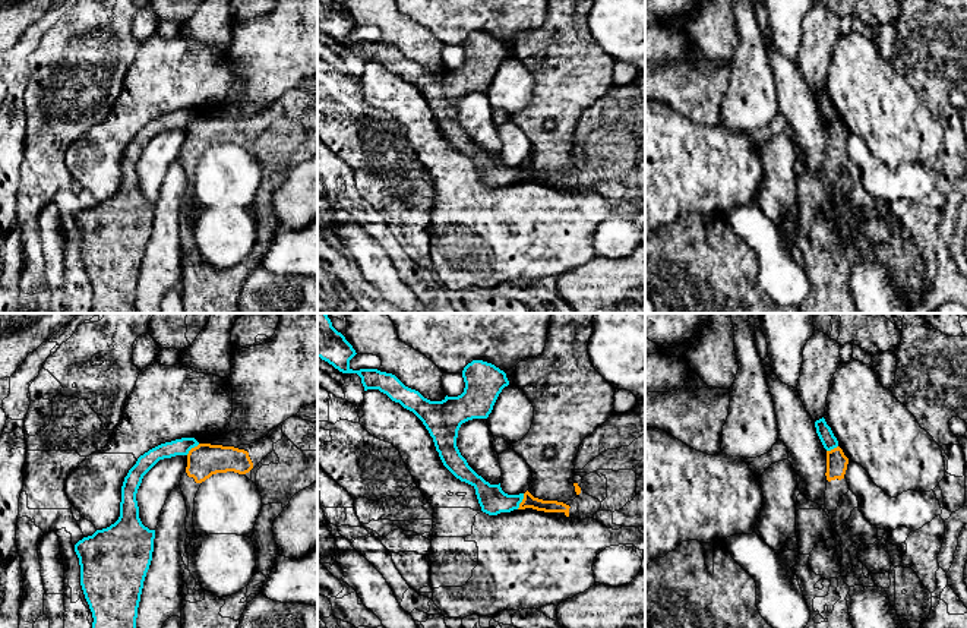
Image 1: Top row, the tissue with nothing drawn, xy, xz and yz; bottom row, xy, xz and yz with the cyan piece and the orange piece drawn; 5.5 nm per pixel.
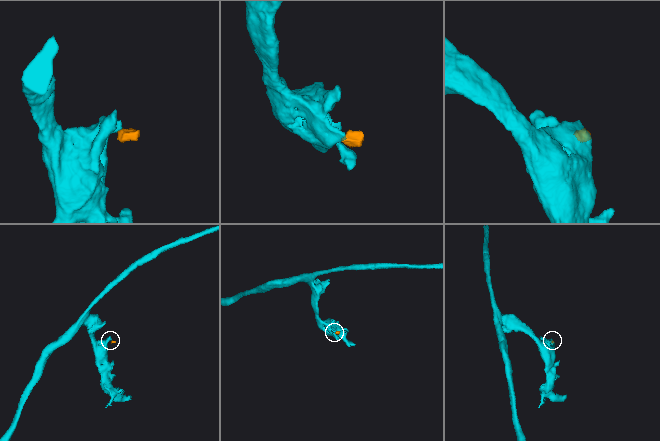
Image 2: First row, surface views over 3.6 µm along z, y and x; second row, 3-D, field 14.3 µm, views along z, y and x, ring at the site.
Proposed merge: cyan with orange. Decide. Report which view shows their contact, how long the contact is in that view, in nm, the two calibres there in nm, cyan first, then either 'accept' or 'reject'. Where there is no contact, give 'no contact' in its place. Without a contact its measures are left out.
contact in xz; length 100 nm; calibres 150 and 70 nm; reject

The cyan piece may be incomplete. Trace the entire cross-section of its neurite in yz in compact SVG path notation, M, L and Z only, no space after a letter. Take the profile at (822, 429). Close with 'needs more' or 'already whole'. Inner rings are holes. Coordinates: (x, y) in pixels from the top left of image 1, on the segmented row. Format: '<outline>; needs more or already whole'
M819 419L815 422L816 433L827 451L831 451L838 446L838 441L834 436L831 427L827 425L825 419Z; already whole

